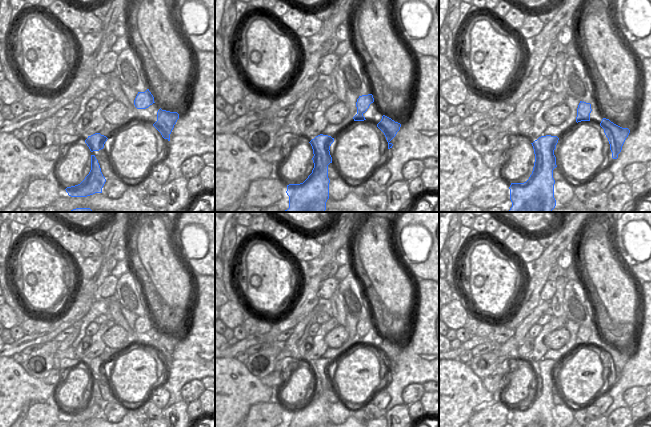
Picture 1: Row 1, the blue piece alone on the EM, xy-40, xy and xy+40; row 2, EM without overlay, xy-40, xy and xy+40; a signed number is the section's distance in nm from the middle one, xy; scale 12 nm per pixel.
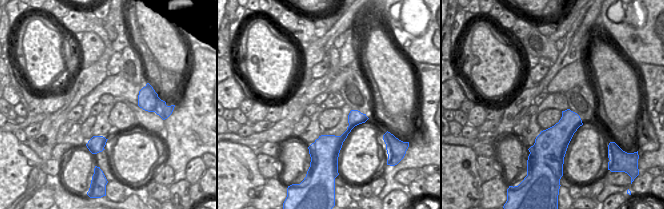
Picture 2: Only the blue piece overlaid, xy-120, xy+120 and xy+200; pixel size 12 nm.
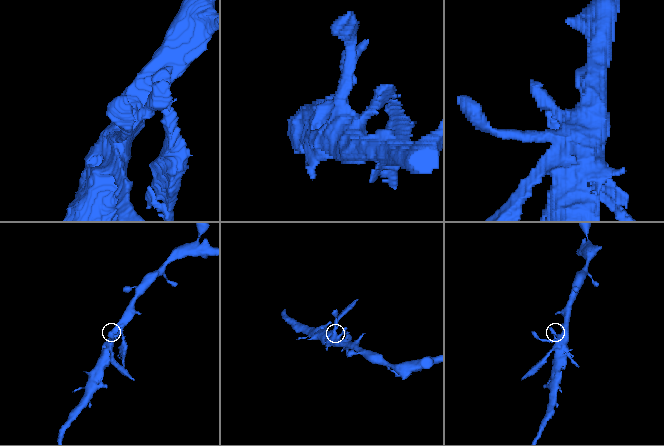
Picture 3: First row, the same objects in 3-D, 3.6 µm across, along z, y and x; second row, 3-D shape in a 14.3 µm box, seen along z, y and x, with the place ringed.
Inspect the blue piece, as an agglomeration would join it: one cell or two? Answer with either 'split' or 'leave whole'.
split

